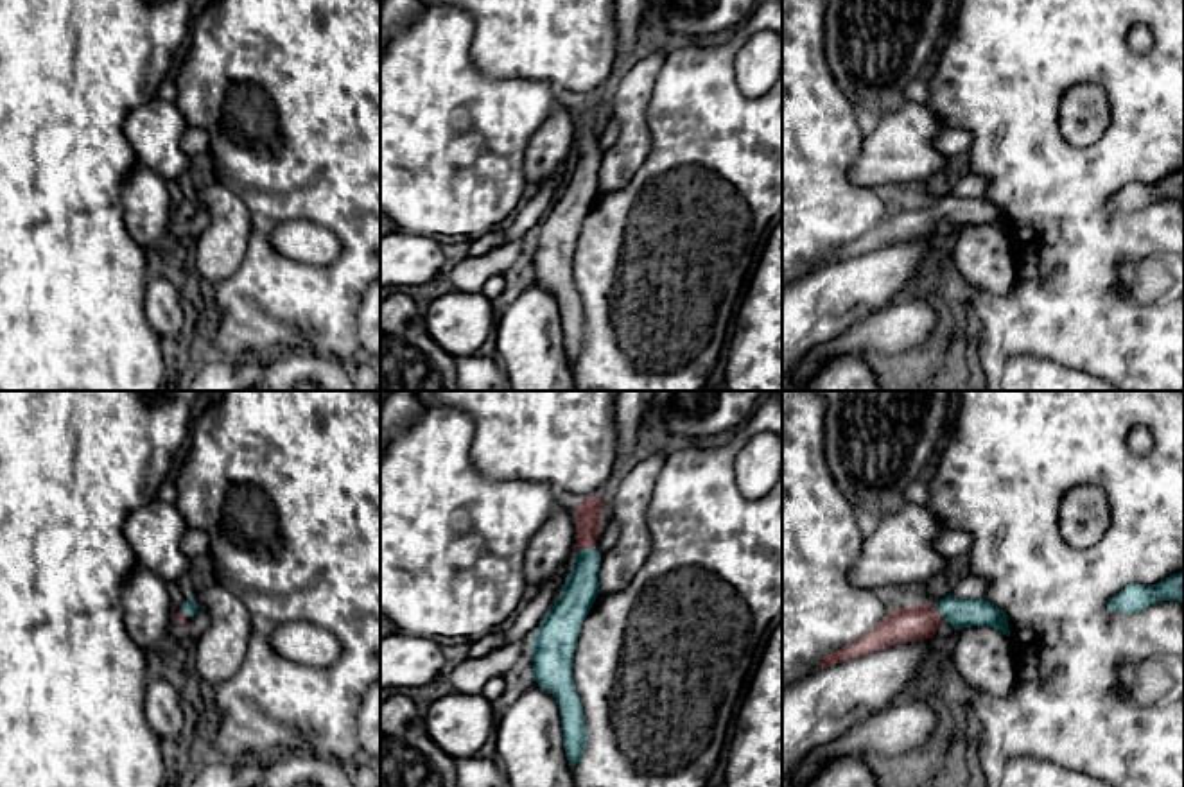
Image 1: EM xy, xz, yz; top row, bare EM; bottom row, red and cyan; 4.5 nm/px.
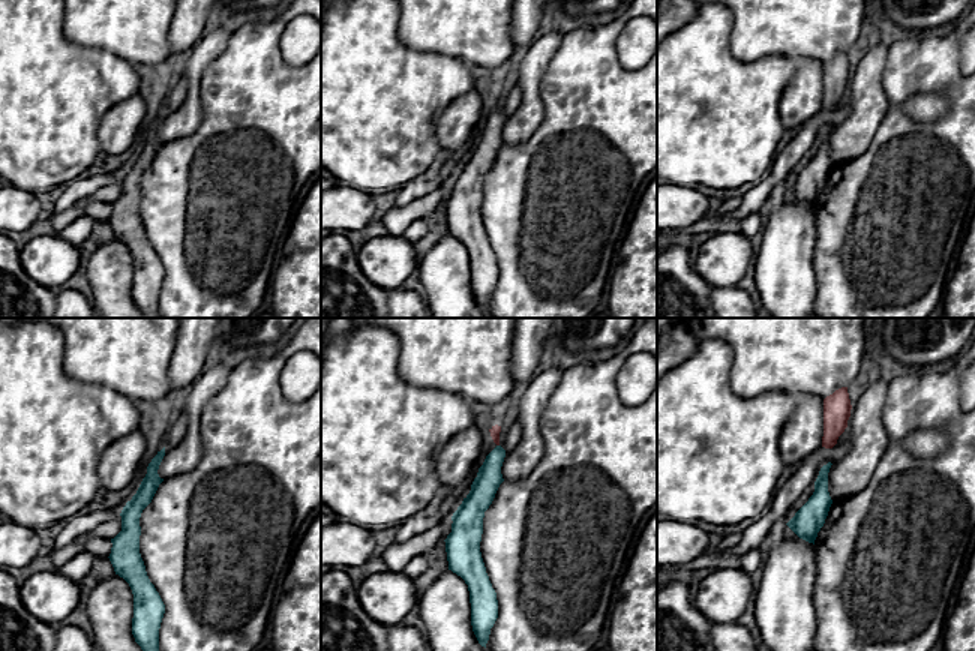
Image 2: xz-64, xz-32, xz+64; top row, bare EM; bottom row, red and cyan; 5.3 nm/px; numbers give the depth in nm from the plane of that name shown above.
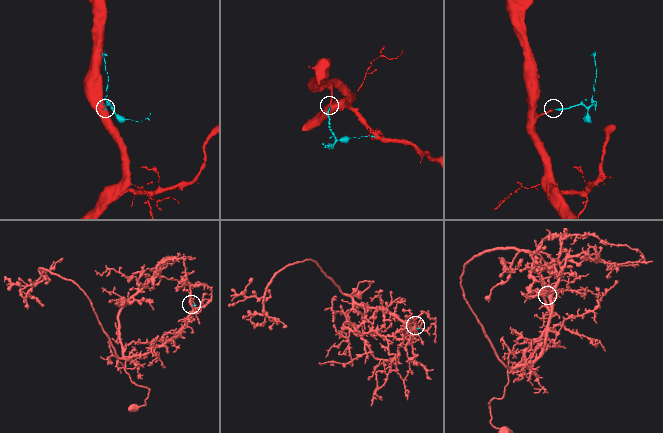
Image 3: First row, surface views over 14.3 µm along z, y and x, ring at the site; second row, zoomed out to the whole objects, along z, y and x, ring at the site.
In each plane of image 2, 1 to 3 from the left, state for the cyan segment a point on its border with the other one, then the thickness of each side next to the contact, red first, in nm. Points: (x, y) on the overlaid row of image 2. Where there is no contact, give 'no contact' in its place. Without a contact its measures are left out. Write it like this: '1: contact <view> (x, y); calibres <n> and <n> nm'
1: no contact
2: no contact
3: no contact

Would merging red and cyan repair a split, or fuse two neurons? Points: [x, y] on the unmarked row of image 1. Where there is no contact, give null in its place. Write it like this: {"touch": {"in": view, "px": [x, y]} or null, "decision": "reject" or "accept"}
{"touch": {"in": "xz", "px": [585, 147]}, "decision": "accept"}

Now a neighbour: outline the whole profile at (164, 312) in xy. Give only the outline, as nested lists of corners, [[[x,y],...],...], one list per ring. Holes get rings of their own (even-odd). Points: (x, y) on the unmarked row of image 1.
[[[151,278],[145,289],[145,317],[167,348],[172,348],[183,328],[179,289],[165,278]]]

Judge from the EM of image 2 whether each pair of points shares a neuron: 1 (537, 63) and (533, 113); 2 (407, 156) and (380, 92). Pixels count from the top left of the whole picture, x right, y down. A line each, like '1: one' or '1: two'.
1: one
2: one

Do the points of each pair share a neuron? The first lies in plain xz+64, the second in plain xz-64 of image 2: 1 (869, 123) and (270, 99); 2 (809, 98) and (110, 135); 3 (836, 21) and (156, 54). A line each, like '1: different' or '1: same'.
1: different
2: same
3: same

